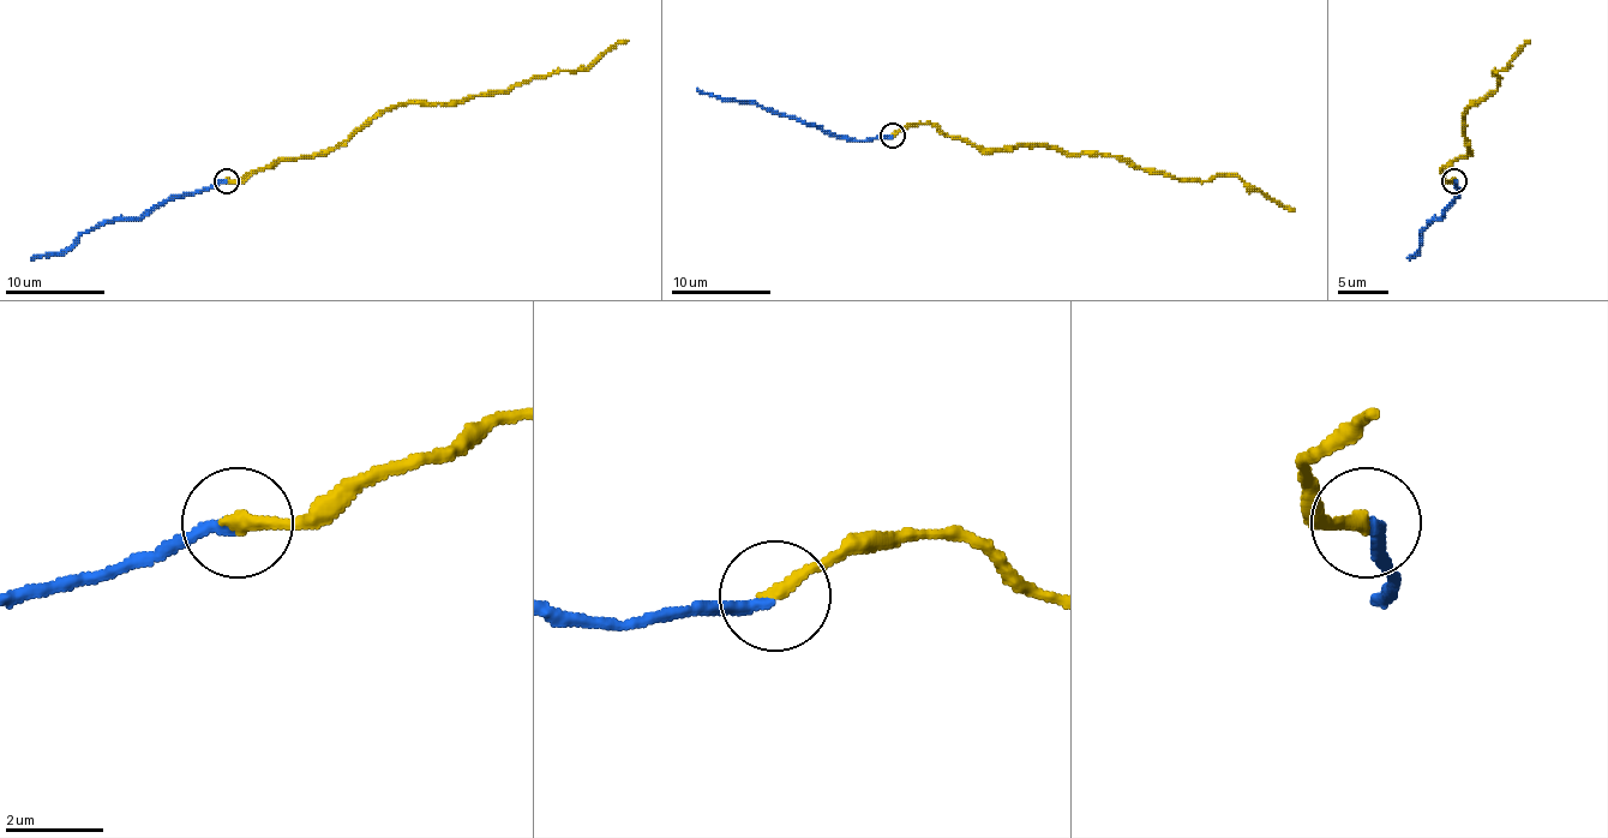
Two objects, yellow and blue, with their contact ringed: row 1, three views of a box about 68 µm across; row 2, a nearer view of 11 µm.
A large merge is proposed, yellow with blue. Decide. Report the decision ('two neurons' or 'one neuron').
one neuron

